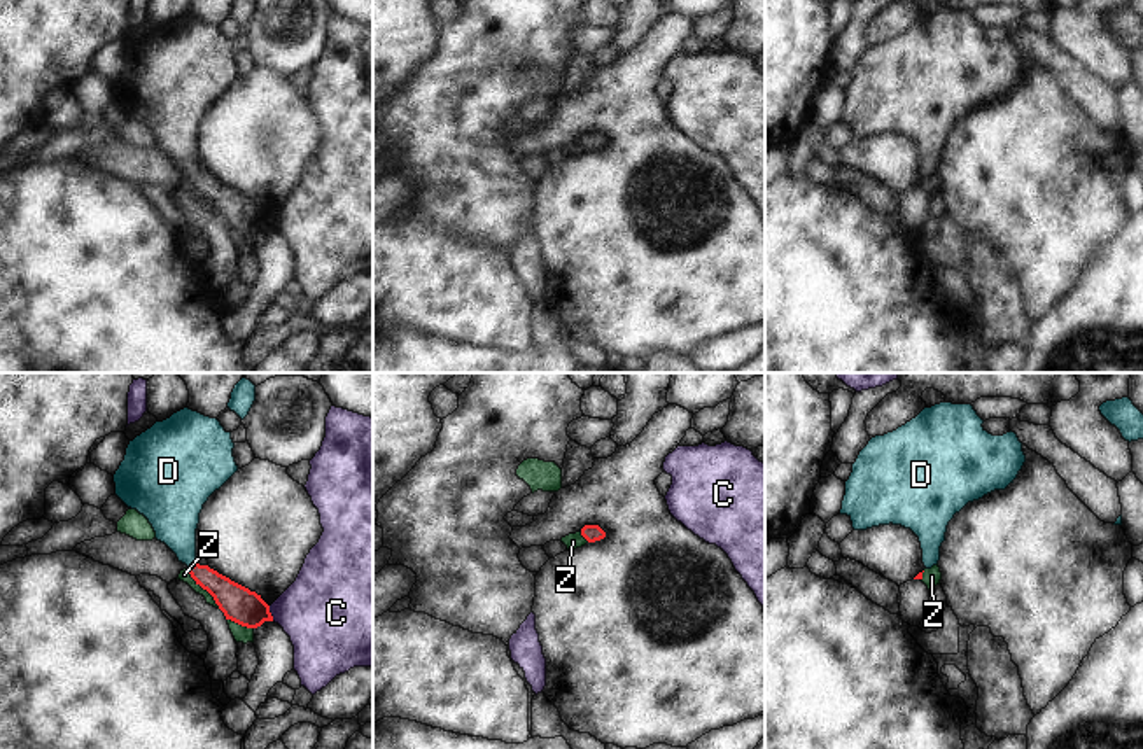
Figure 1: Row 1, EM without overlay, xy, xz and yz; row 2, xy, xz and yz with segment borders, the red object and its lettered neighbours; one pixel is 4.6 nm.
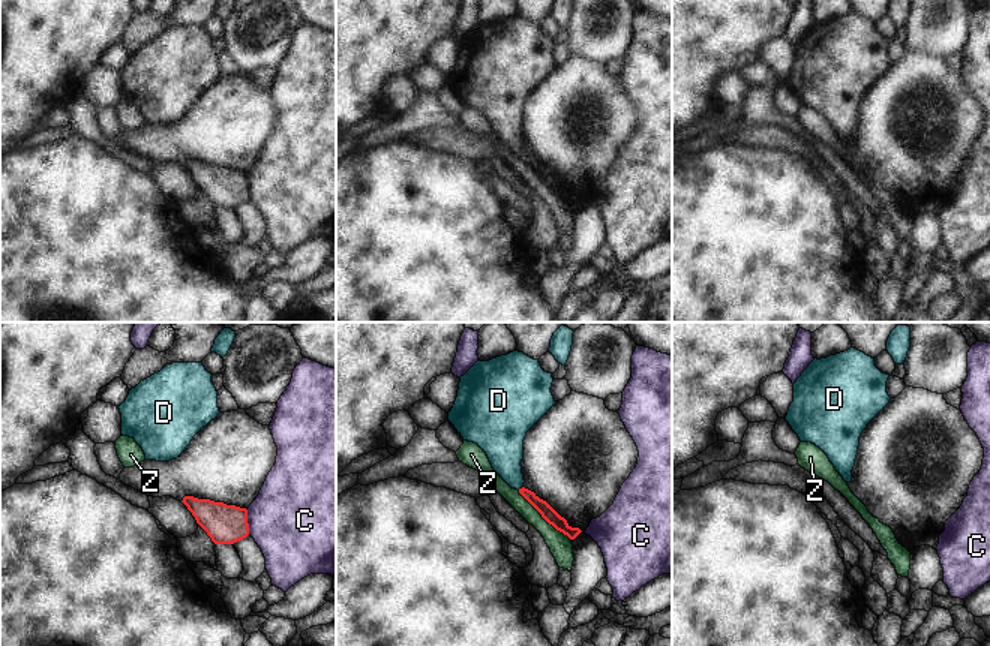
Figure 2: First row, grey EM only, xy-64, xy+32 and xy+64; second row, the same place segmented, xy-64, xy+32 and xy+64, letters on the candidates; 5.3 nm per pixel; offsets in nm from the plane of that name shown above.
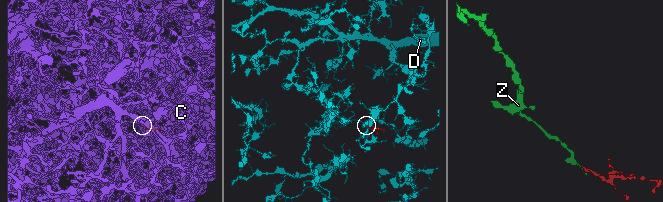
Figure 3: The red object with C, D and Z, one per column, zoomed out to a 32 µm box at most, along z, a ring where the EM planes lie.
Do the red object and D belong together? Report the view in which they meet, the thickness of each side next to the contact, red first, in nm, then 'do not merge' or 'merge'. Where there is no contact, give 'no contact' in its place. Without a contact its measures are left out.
xy | 150/220 nm | merge

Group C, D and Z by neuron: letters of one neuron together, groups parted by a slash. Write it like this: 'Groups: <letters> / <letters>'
Groups: C / D / Z

